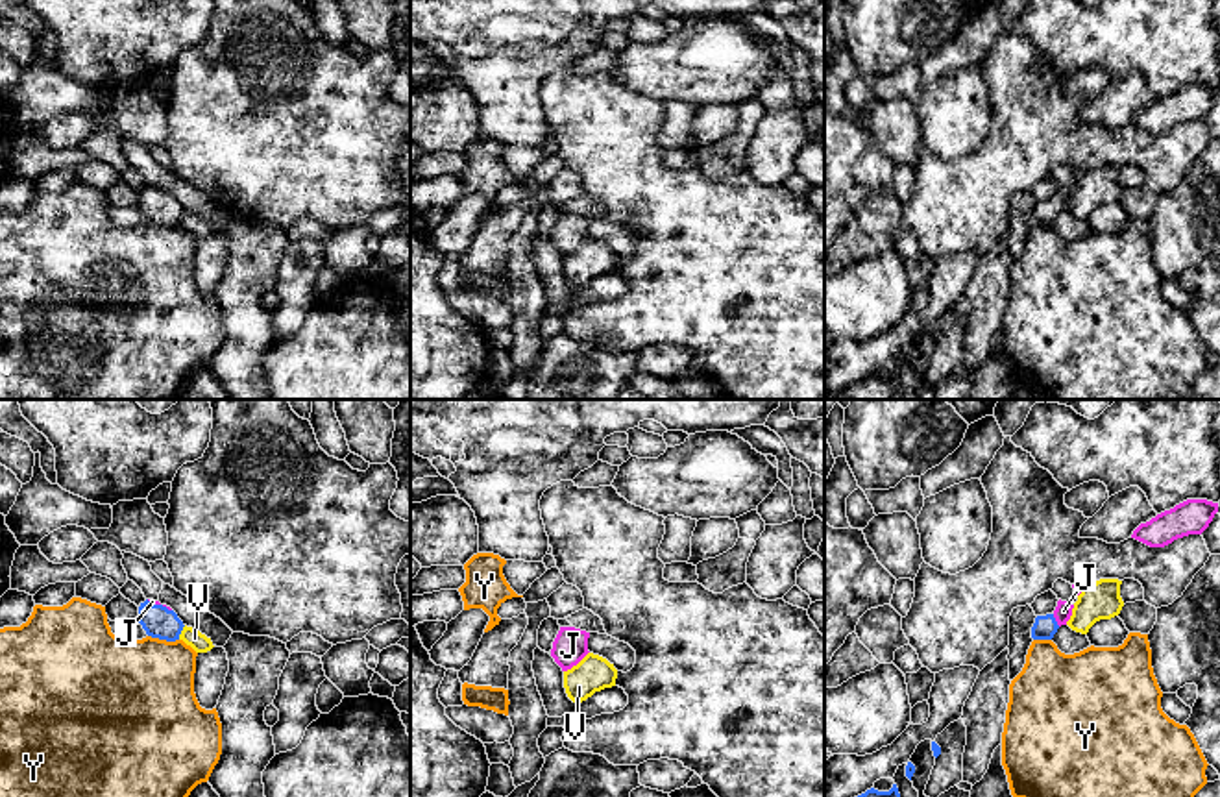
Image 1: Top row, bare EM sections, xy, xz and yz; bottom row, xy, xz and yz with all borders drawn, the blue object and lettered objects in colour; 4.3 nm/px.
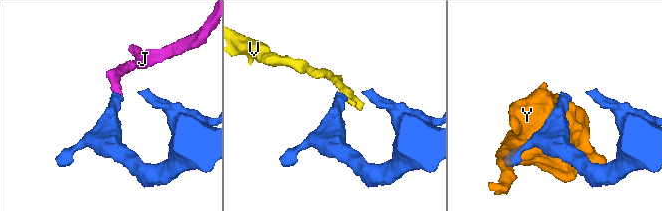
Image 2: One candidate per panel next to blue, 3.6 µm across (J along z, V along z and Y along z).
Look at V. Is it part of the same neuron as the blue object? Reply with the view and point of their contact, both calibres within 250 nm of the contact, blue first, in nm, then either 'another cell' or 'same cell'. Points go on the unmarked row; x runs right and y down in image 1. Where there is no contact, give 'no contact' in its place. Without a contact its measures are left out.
xy (180, 219) | 140/80 nm | another cell

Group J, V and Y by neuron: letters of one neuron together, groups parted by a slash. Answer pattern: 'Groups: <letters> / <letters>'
Groups: J / V / Y

